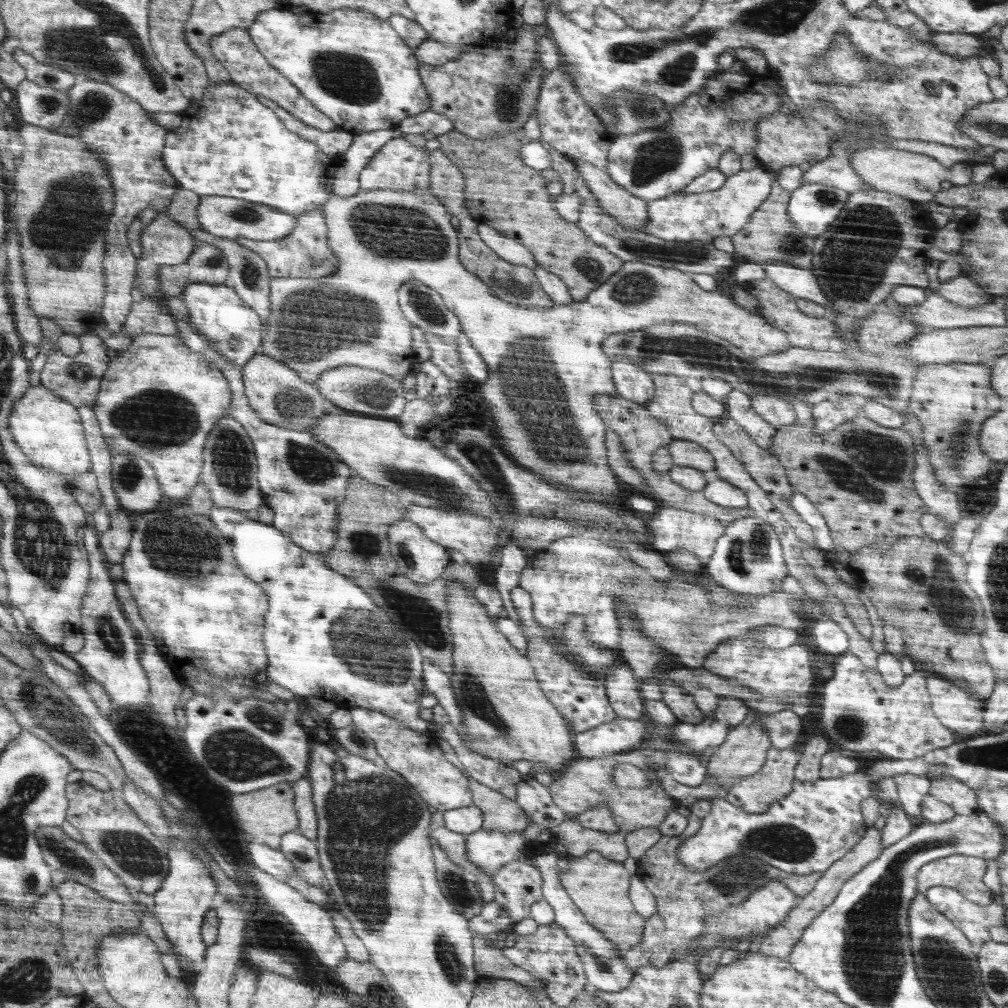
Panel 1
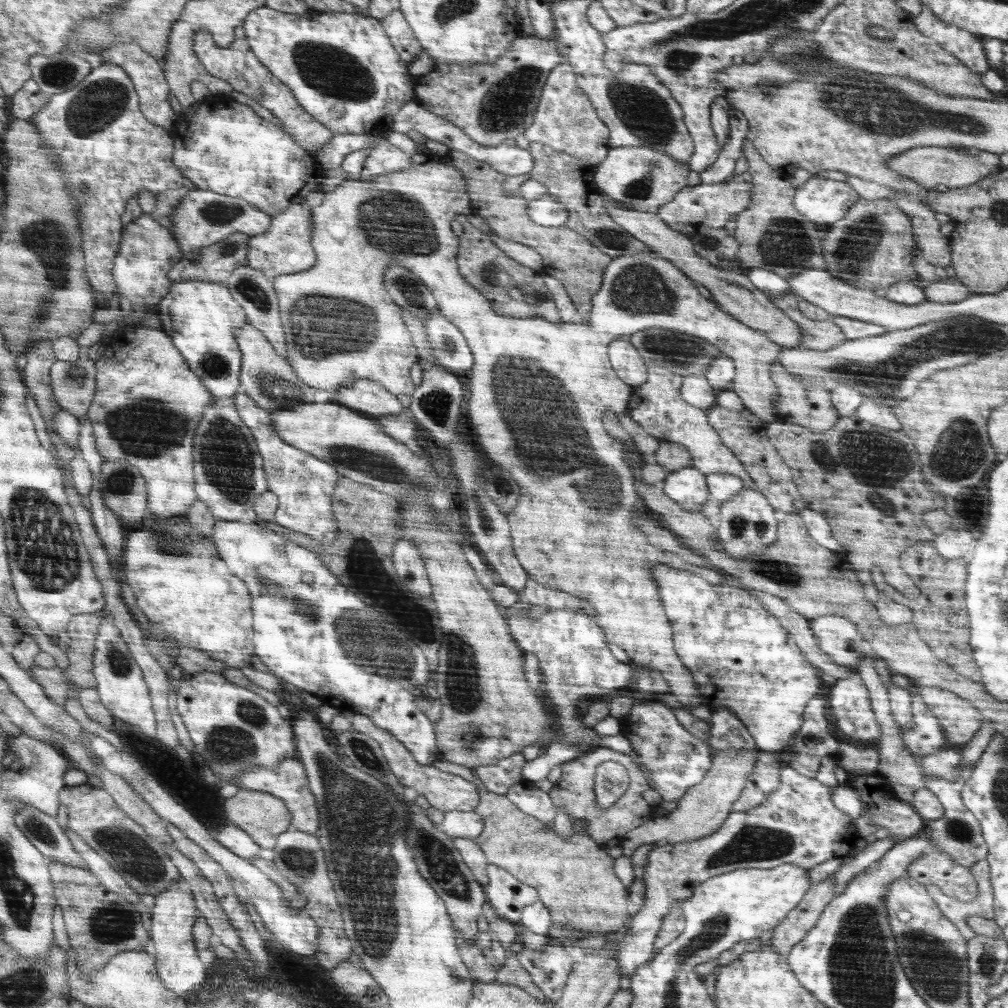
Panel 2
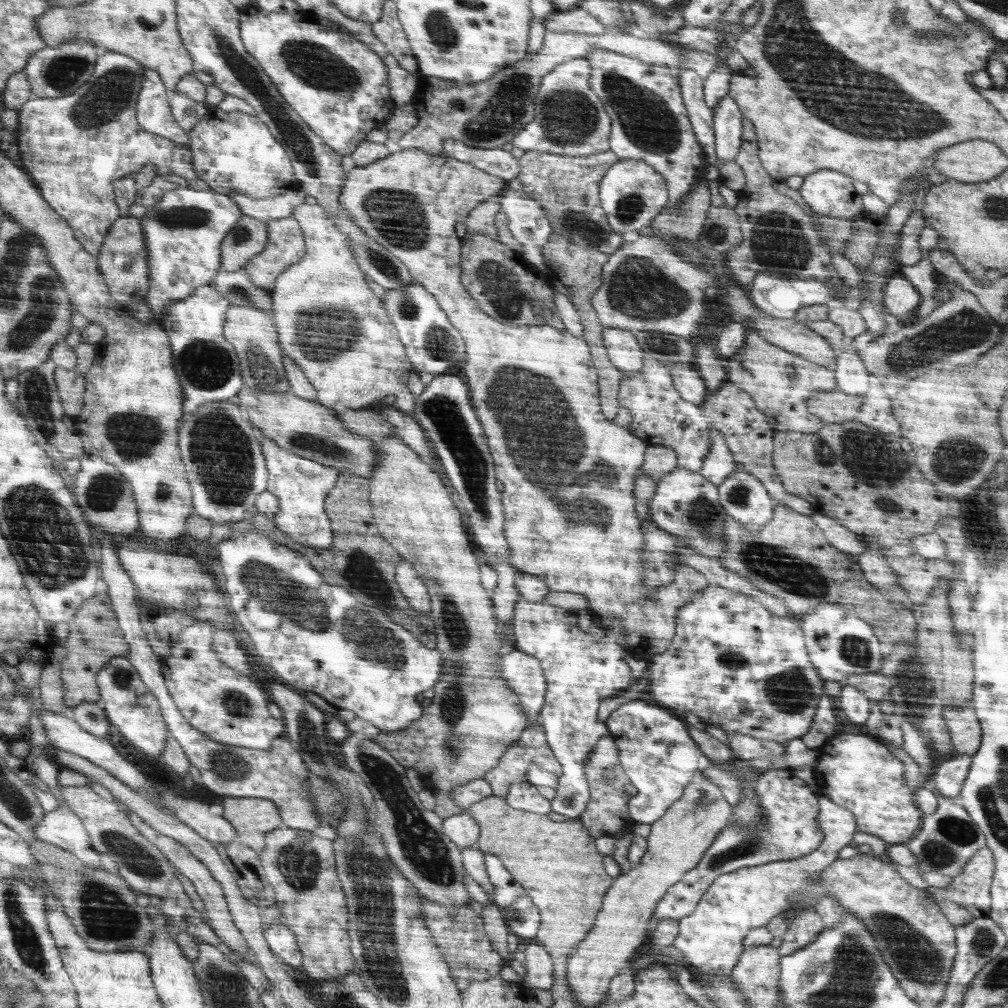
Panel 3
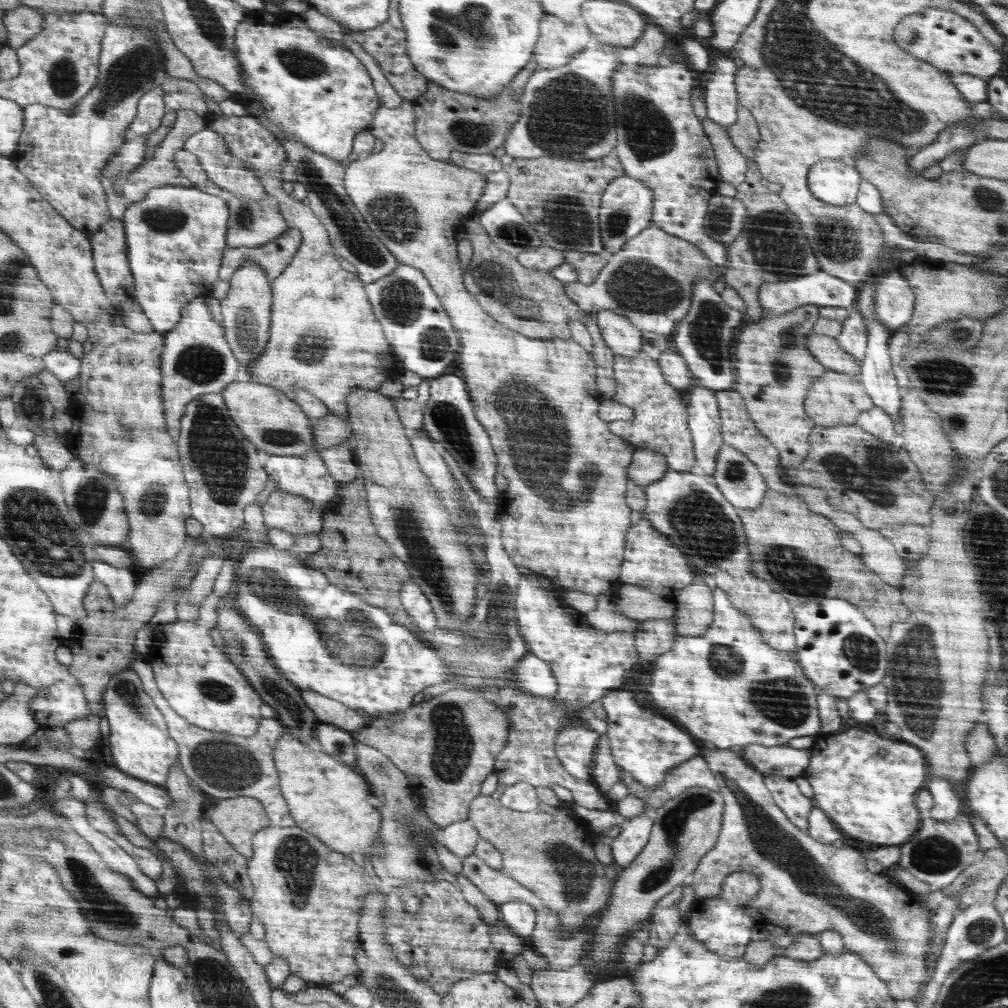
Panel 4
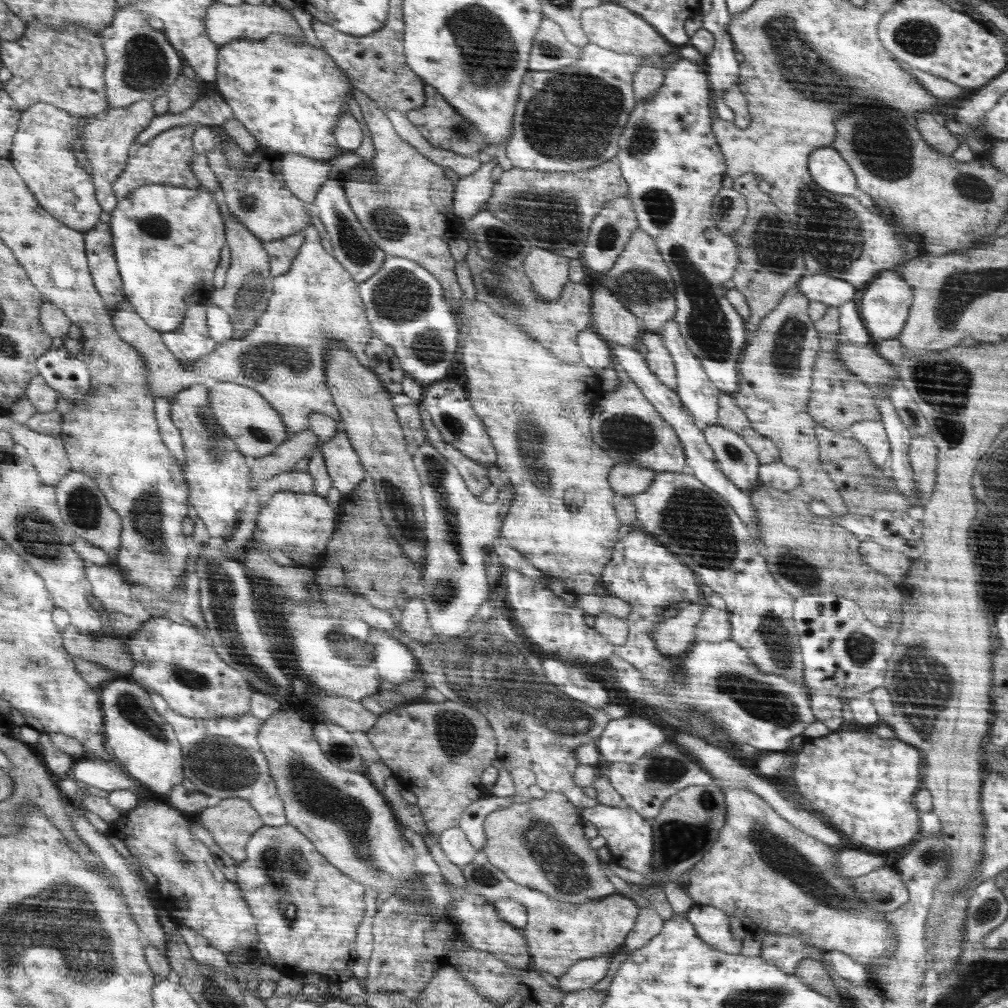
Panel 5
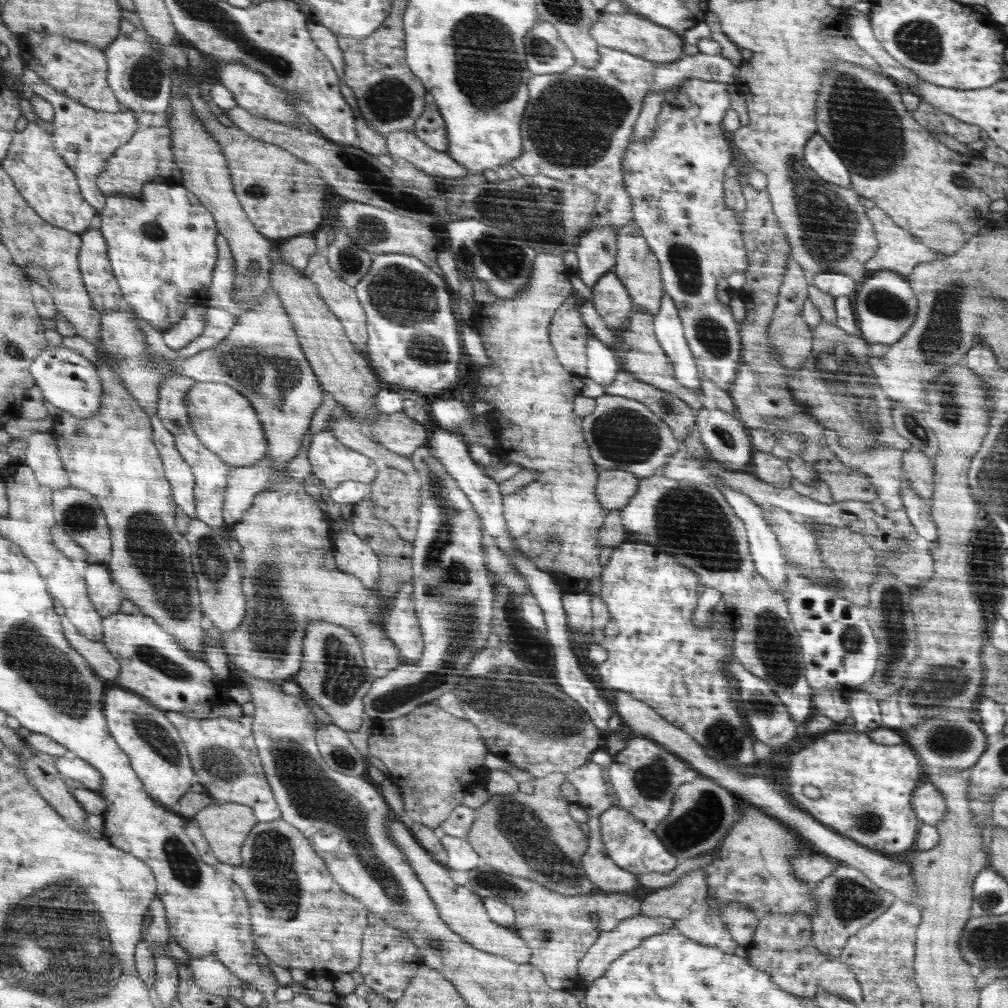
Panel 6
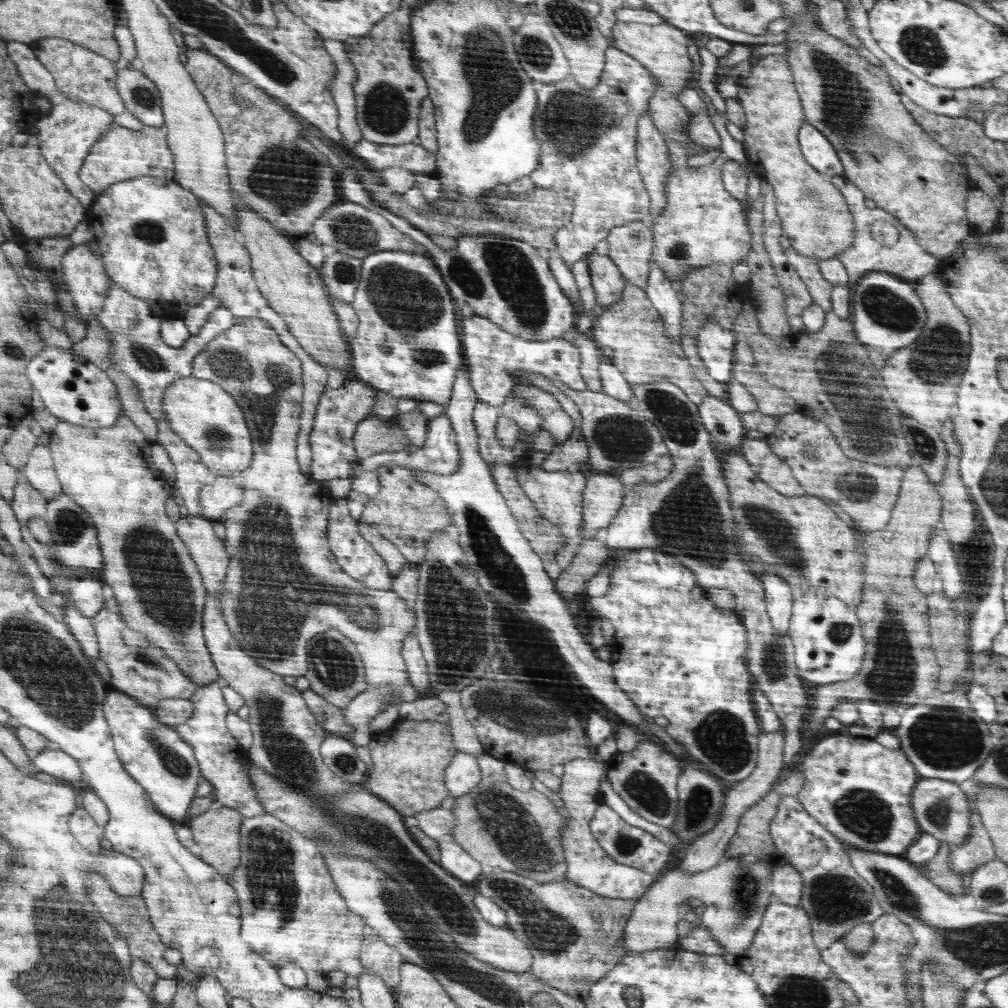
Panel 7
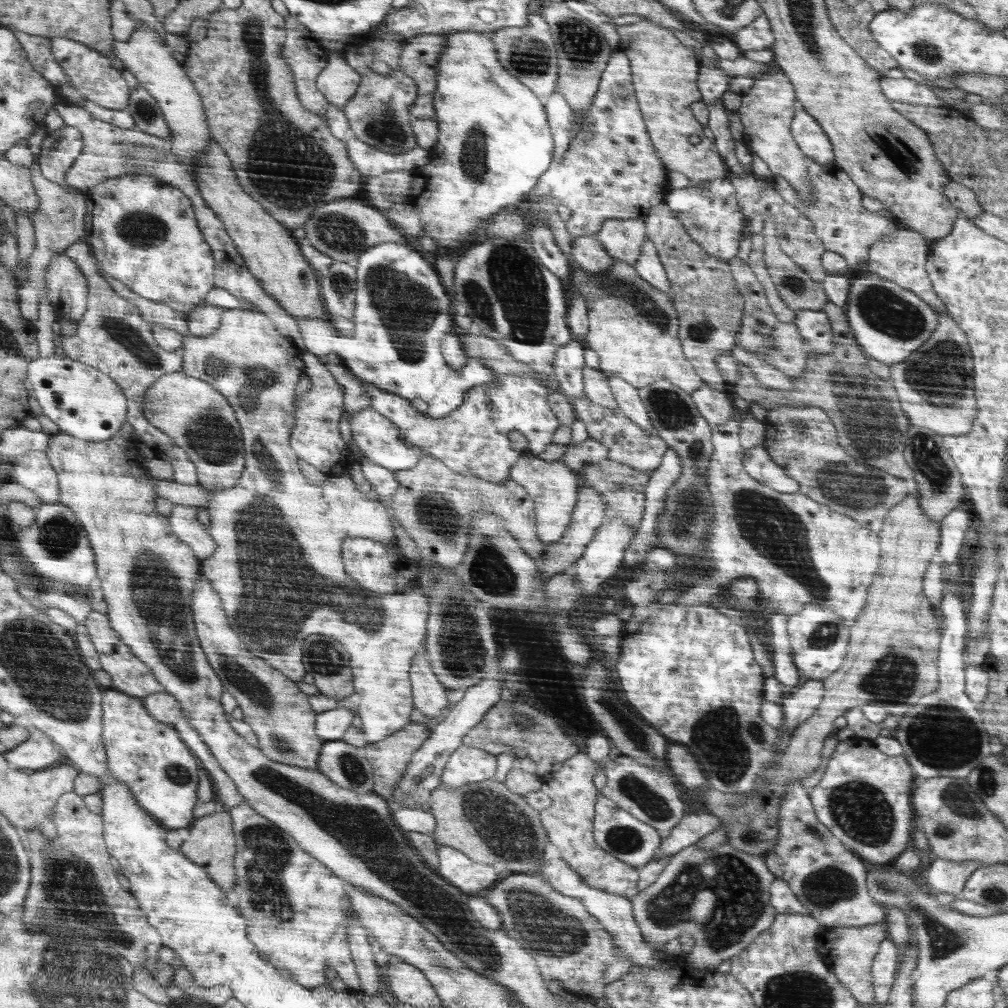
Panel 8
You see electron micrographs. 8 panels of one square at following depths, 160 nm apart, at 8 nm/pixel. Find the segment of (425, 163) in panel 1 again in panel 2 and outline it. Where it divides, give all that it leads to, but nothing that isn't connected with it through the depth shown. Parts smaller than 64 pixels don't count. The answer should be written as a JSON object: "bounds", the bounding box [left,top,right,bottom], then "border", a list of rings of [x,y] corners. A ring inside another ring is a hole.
{"bounds":[361,140,412,180],"border":[[[387,140],[379,142],[368,155],[361,170],[361,176],[363,179],[372,180],[376,176],[398,172],[412,165],[410,158],[408,153],[402,152],[400,148],[390,144]]]}

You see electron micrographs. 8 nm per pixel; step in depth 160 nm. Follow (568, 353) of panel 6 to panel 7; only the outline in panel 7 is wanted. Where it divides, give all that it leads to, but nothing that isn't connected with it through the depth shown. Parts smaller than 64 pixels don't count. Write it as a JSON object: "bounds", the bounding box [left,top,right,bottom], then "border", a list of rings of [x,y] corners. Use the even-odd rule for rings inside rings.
{"bounds":[564,328,601,392],"border":[[[569,328],[564,336],[568,342],[577,346],[580,353],[580,374],[587,384],[587,389],[594,392],[601,390],[600,348],[590,334],[581,335],[577,328]]]}

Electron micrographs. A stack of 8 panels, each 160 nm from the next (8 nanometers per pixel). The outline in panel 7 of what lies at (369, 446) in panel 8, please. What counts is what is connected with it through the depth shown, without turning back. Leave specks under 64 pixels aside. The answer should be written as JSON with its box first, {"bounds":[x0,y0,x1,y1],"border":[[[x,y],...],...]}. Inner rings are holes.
{"bounds":[350,251,461,478],"border":[[[381,251],[366,256],[361,269],[360,286],[351,304],[360,317],[357,335],[350,341],[354,372],[357,378],[370,387],[389,392],[396,398],[430,401],[444,408],[450,404],[452,384],[458,370],[460,342],[456,332],[456,316],[452,312],[449,285],[442,282],[426,255],[412,252]],[[443,412],[427,427],[427,438],[422,447],[418,447],[414,452],[408,449],[395,450],[394,452],[384,451],[380,454],[374,454],[368,458],[361,459],[360,472],[374,470],[382,465],[396,464],[399,467],[410,468],[410,470],[418,469],[448,478],[457,471],[459,461],[461,461],[461,453],[460,446],[457,444],[456,433],[453,431],[453,425],[449,420],[448,413]]]}

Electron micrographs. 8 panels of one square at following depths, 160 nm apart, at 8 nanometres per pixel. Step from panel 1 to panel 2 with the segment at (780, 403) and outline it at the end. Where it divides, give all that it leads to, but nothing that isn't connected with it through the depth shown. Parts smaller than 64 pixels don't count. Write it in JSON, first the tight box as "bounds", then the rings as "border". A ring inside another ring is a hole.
{"bounds":[237,154,782,706],"border":[[[430,154],[412,155],[410,162],[410,167],[398,172],[376,176],[372,180],[362,178],[346,181],[336,188],[328,189],[321,205],[311,207],[312,243],[317,264],[308,270],[278,276],[272,282],[286,339],[285,357],[269,343],[261,329],[254,328],[248,322],[239,328],[237,343],[244,357],[240,392],[252,397],[258,406],[267,411],[315,403],[311,387],[327,390],[330,396],[335,397],[338,388],[350,387],[358,379],[380,383],[394,396],[411,395],[416,388],[409,375],[418,360],[416,347],[406,332],[399,306],[383,283],[388,264],[402,264],[404,268],[410,268],[433,293],[440,312],[453,321],[470,342],[475,360],[475,372],[468,374],[471,424],[478,434],[478,442],[482,446],[480,450],[497,467],[510,471],[521,490],[517,507],[507,517],[513,551],[520,566],[539,583],[588,601],[596,610],[593,622],[607,636],[608,643],[623,648],[631,662],[639,664],[642,669],[660,671],[678,702],[686,706],[702,706],[703,696],[697,689],[693,674],[680,660],[676,648],[672,648],[673,622],[665,613],[661,594],[656,594],[656,584],[652,580],[656,577],[650,576],[654,564],[668,565],[678,571],[691,573],[696,565],[682,560],[680,555],[650,544],[645,533],[626,520],[630,518],[632,506],[639,495],[634,488],[633,466],[640,465],[642,468],[646,462],[632,441],[631,446],[627,446],[625,441],[610,434],[604,425],[606,411],[624,411],[632,399],[632,387],[614,372],[608,346],[620,336],[633,335],[654,327],[690,333],[714,343],[734,361],[735,377],[730,389],[738,394],[746,409],[768,423],[777,420],[774,403],[778,399],[779,389],[770,379],[769,365],[780,354],[782,347],[765,332],[750,328],[750,325],[734,320],[730,313],[722,312],[714,302],[710,302],[710,298],[702,298],[696,290],[694,279],[690,280],[688,274],[678,269],[673,262],[656,254],[612,258],[605,269],[604,282],[592,298],[591,315],[585,321],[554,323],[540,317],[502,316],[493,309],[483,293],[461,274],[456,274],[458,238],[450,230],[450,222],[460,214],[471,213],[473,198],[470,198],[466,176],[452,162]]]}

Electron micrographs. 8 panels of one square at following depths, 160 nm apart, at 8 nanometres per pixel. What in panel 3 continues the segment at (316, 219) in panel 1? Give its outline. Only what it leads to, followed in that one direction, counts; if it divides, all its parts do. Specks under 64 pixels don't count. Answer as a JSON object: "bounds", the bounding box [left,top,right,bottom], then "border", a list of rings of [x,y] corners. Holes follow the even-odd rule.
{"bounds":[243,216,306,291],"border":[[[290,216],[268,222],[269,240],[265,251],[251,259],[243,268],[250,276],[251,281],[260,288],[271,291],[276,286],[277,276],[294,264],[298,264],[306,255],[305,235],[301,225]]]}

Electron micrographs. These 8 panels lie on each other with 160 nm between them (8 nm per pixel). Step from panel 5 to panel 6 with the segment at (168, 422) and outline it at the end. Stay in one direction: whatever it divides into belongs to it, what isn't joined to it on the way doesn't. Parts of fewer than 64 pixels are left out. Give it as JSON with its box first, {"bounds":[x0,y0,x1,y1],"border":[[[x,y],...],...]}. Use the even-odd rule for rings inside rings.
{"bounds":[151,414,197,518],"border":[[[156,414],[151,416],[153,425],[153,439],[160,453],[164,472],[172,489],[172,498],[177,508],[183,510],[190,518],[197,518],[194,487],[196,480],[189,463],[178,452],[176,438],[162,424]]]}

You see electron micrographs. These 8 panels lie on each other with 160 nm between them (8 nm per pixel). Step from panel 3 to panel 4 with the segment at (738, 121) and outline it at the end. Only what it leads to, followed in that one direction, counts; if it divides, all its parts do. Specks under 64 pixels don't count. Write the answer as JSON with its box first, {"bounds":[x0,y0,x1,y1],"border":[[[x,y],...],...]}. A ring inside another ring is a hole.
{"bounds":[703,56,738,131],"border":[[[722,56],[714,60],[715,68],[711,78],[703,86],[703,96],[708,105],[708,119],[714,121],[727,131],[737,122],[737,94],[734,84],[738,66],[734,63],[733,56]]]}

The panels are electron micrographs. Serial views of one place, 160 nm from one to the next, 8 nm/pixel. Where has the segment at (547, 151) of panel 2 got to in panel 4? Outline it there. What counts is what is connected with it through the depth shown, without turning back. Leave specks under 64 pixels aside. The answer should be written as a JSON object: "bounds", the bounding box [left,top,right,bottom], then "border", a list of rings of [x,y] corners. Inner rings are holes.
{"bounds":[504,150,625,253],"border":[[[614,150],[604,159],[586,162],[552,158],[548,154],[544,159],[515,159],[504,170],[510,178],[506,198],[524,215],[542,244],[563,253],[604,253],[600,231],[601,200],[609,186],[625,174]]]}

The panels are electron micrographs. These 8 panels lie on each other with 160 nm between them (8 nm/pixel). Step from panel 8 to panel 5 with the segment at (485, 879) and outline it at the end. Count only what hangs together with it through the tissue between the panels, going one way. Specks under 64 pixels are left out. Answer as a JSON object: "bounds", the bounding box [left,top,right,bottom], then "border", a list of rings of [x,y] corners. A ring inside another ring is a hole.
{"bounds":[439,826,476,869],"border":[[[455,826],[448,831],[439,834],[439,845],[449,861],[459,869],[465,864],[472,863],[476,856],[476,848],[473,847],[465,832]]]}

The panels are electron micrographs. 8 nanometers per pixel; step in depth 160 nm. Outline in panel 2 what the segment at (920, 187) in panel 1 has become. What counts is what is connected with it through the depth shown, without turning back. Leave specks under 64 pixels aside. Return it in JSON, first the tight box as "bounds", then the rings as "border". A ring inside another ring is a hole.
{"bounds":[889,147,1001,192],"border":[[[917,147],[912,151],[898,155],[889,162],[889,168],[894,172],[900,172],[902,176],[908,176],[912,181],[922,185],[926,192],[934,191],[938,185],[944,185],[949,189],[963,188],[978,183],[985,176],[992,175],[1000,169],[1001,158],[997,153],[979,151],[976,156],[964,154],[965,148],[956,147]]]}

